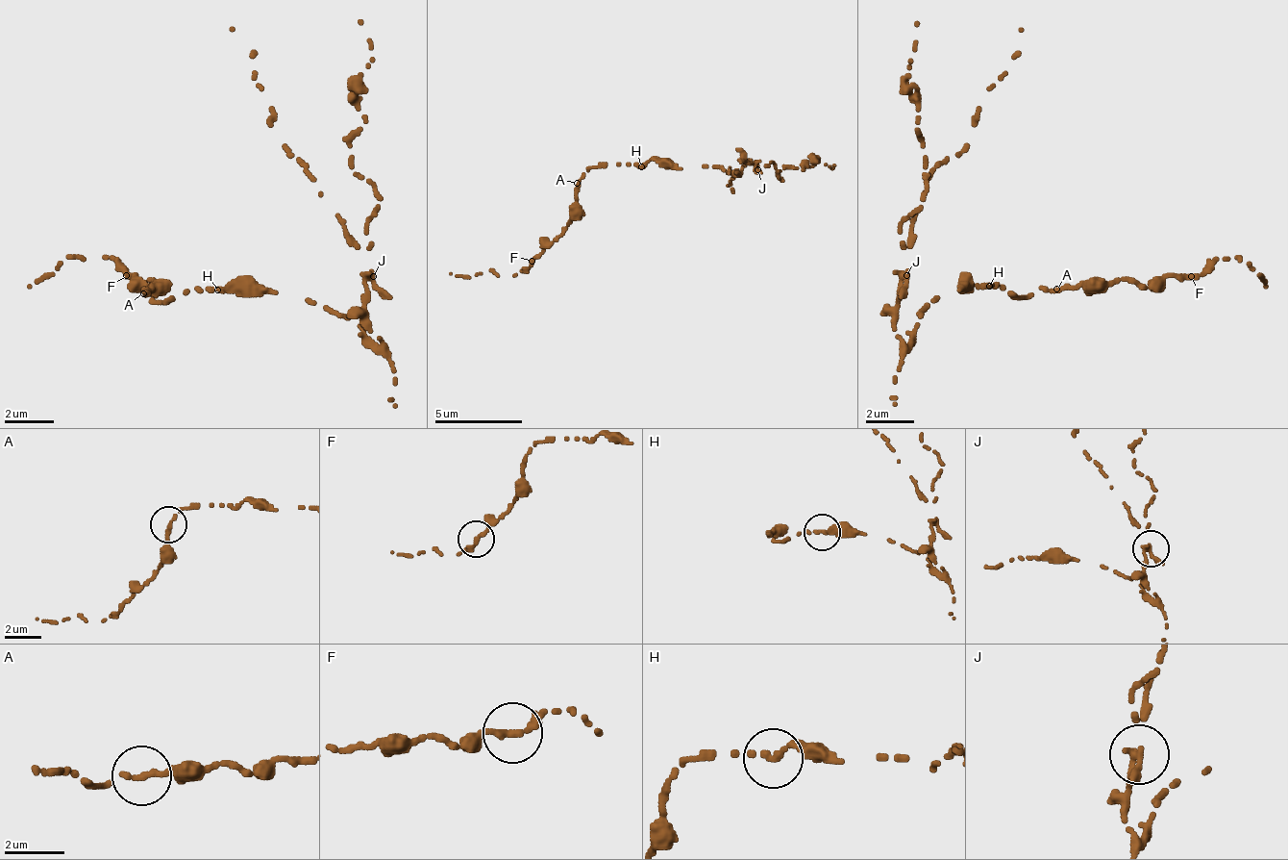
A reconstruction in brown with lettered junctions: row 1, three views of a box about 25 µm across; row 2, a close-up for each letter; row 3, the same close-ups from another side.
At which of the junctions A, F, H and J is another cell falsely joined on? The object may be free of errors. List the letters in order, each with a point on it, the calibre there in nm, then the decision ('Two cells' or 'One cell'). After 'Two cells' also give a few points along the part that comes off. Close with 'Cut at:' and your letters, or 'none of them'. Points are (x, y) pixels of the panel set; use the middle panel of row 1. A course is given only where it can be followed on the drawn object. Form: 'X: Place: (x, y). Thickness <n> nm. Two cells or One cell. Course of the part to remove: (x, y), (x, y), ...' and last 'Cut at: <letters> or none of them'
A: Place: (577, 183). Thickness 200 nm. One cell
F: Place: (532, 261). Thickness 240 nm. One cell
H: Place: (641, 166). Thickness 200 nm. One cell
J: Place: (757, 169). Thickness 240 nm. Two cells. Course of the part to remove: (758, 168), (747, 161), (728, 184), (734, 191), (725, 187)
Cut at: J

